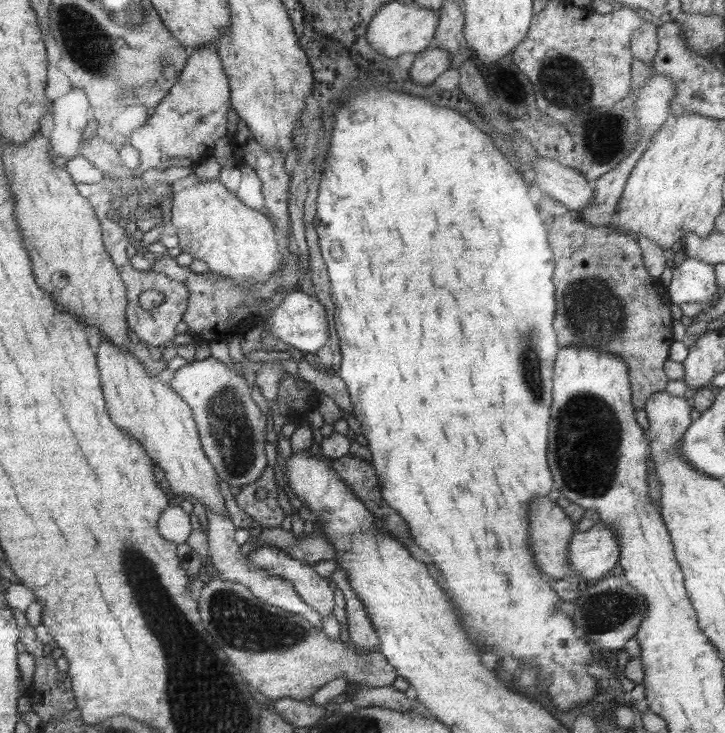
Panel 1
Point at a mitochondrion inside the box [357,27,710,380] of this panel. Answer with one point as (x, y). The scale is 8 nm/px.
(595, 310)

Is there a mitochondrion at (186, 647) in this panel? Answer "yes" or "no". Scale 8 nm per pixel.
yes

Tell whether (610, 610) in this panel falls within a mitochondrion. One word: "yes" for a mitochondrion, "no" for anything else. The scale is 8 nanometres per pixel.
yes

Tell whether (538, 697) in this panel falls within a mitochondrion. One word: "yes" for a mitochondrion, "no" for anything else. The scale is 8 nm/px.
no

